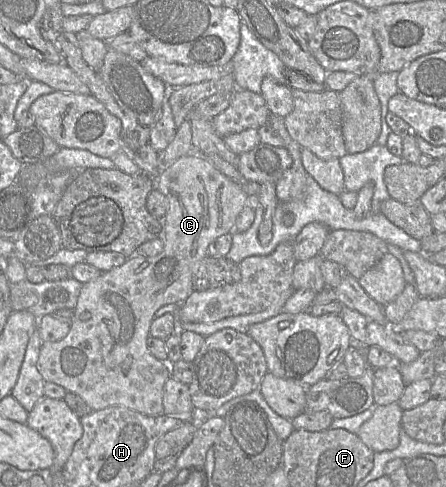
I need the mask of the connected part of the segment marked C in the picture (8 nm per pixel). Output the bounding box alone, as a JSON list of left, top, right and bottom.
[38,155,249,416]

